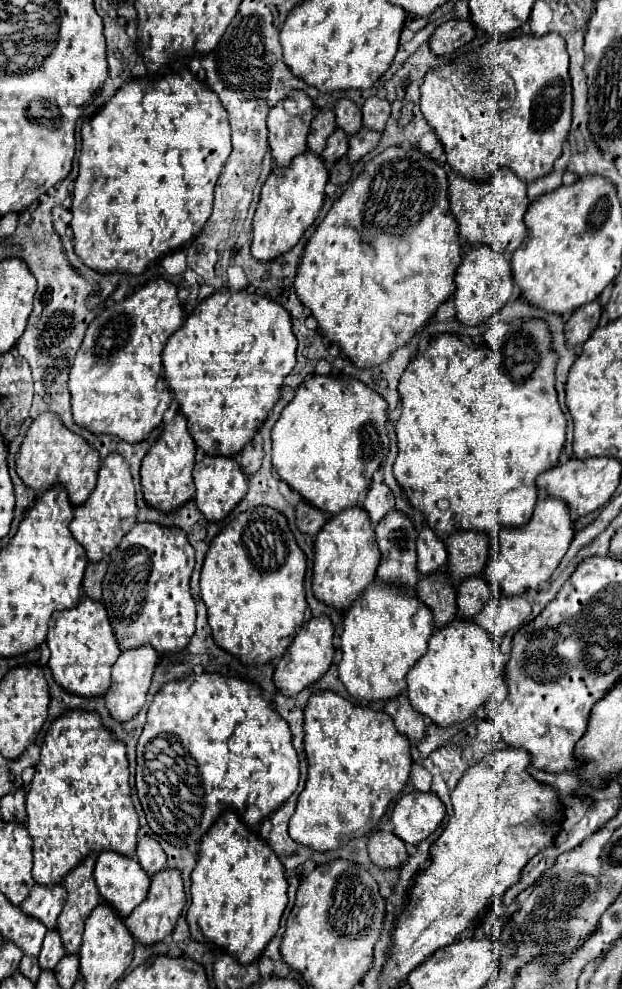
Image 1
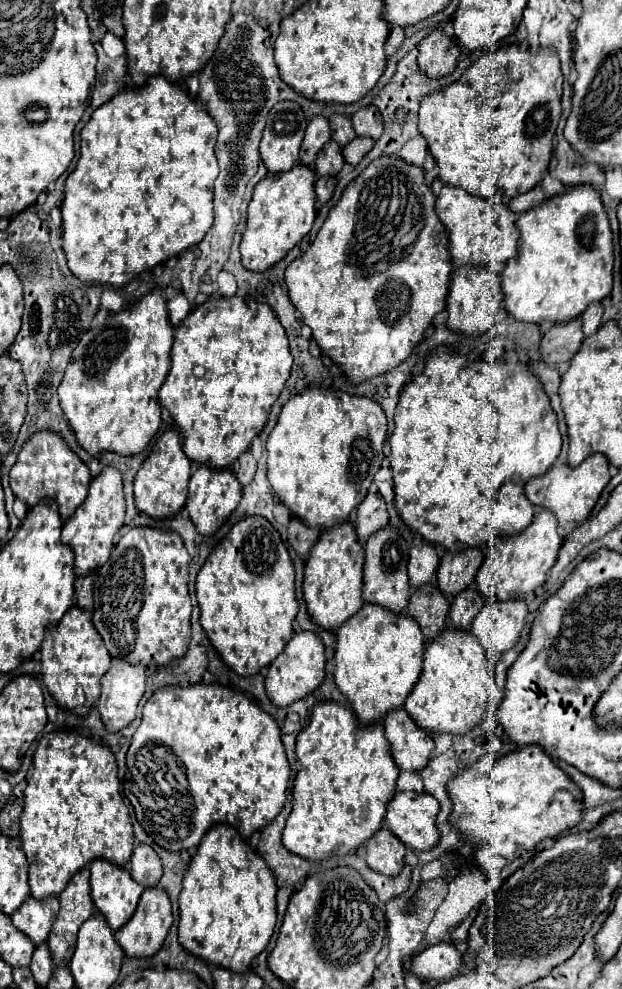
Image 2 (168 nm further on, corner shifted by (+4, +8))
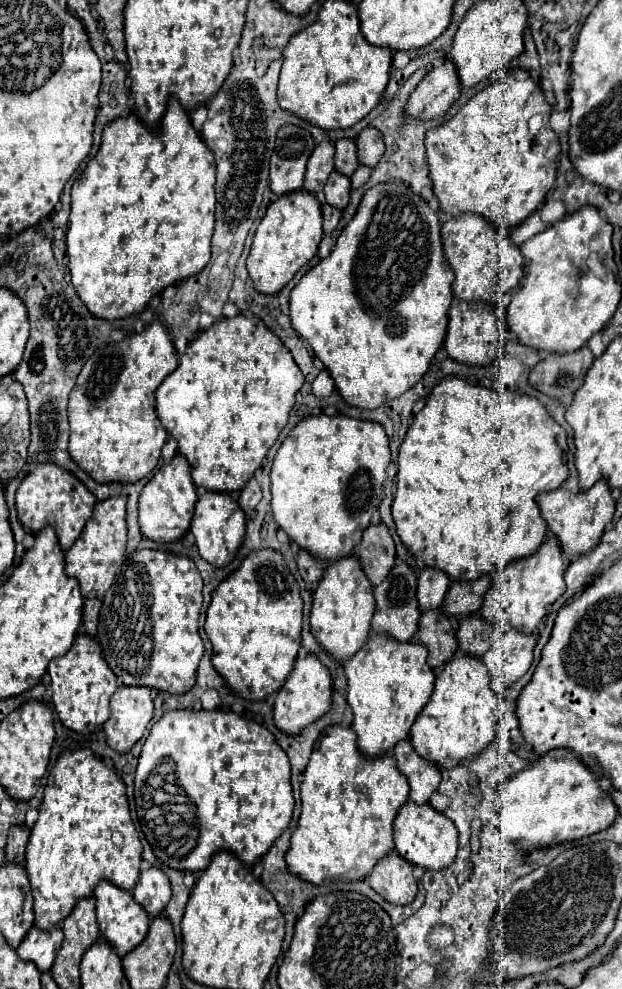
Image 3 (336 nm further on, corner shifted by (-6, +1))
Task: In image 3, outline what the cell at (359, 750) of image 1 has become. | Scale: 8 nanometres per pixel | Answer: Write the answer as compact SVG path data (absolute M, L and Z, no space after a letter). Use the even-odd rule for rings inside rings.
M330 726L326 728L320 746L314 748L310 762L304 772L304 780L300 786L302 812L298 826L292 834L290 848L286 852L286 866L294 876L302 876L302 880L320 886L326 878L338 878L354 882L364 880L372 868L386 854L394 850L392 842L392 822L398 810L408 800L408 782L398 772L396 762L390 756L380 758L364 758L356 746L356 734L352 728Z

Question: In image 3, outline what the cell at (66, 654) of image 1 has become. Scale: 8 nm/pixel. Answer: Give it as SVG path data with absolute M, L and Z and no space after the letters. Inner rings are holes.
M88 634L76 636L72 648L64 656L58 656L50 662L48 674L52 678L52 690L54 690L52 702L60 722L66 728L88 736L108 720L110 716L108 702L110 696L116 692L118 684L116 684L116 676L106 666L102 650L94 638L90 638Z

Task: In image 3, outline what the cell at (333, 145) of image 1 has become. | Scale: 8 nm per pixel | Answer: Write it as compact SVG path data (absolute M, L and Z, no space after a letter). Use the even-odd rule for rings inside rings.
M332 172L324 186L324 196L330 206L344 210L350 202L350 180L338 172Z

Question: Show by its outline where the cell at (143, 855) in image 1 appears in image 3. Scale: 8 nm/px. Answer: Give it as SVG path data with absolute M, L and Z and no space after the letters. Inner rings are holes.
M158 868L142 870L140 880L132 890L132 896L148 912L150 918L160 916L172 896L168 876Z

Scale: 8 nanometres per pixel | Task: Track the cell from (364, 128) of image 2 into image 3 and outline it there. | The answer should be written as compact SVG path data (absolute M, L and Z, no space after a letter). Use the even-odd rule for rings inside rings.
M364 128L360 136L356 138L356 152L358 152L358 162L366 164L368 168L376 168L378 160L384 154L384 140L382 134L376 128Z

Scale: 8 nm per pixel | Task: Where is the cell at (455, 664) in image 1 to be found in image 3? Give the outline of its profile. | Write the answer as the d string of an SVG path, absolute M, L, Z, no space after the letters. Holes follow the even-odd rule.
M456 652L436 676L430 702L424 706L410 730L410 744L426 762L436 766L442 766L446 760L462 764L478 756L496 738L498 722L498 696L490 688L488 668L480 658Z

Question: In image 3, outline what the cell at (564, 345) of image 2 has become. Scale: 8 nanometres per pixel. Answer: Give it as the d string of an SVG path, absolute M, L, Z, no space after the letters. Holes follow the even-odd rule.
M580 348L572 354L548 354L542 362L538 362L530 374L528 382L534 390L552 396L554 400L568 406L582 386L588 368L592 366L594 356L588 348Z

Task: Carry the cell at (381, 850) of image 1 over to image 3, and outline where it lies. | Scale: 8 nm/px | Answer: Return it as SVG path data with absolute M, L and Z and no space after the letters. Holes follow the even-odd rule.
M390 852L376 864L368 884L390 904L406 906L418 894L418 884L412 876L412 870L414 868L406 860L400 860L396 852Z

